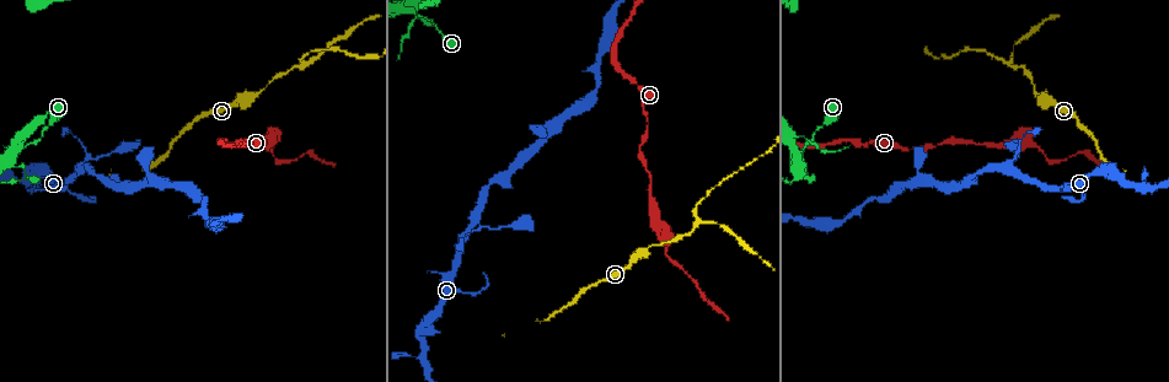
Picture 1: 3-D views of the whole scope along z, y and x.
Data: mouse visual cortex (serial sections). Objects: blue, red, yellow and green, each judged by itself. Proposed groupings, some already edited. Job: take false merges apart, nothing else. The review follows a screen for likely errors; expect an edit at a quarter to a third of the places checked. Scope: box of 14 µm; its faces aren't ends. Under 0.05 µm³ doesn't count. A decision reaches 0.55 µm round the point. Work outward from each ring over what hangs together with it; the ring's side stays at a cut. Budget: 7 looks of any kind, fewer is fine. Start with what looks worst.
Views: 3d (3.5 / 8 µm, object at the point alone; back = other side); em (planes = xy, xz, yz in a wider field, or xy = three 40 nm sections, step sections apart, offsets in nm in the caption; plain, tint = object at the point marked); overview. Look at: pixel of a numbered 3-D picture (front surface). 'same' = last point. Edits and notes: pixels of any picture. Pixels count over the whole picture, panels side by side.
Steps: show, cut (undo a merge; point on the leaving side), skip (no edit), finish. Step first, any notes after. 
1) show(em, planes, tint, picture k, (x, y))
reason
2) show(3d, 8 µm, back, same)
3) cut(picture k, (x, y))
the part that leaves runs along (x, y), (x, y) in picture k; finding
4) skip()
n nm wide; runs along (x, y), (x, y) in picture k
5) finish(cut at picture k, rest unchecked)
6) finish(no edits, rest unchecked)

show(3d, 8 µm, picture 1, (1010, 66))
three-way junction

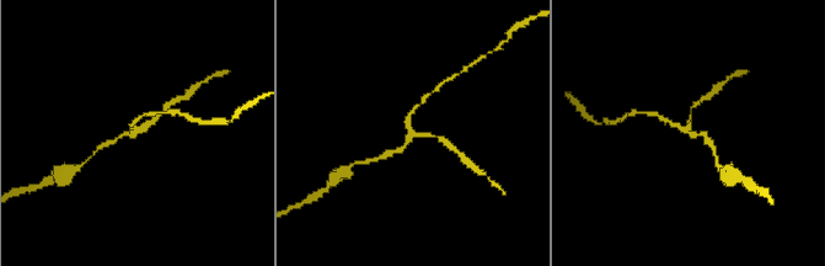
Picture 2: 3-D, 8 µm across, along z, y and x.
show(em, xy, step 3, tint, picture 2, (690, 132))
3 arms; arms of 100, 150, 150 nm

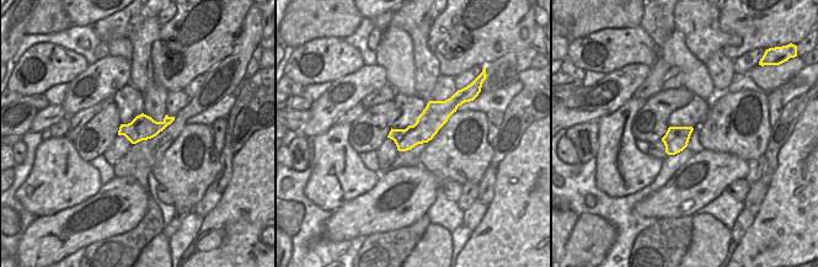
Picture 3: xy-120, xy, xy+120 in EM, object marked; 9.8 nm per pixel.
skip()
runs along (456, 102), (418, 133), (393, 135) in picture 3; continuous, no second cell

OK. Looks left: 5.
show(3d, 8 µm, picture 1, (275, 141))
abrupt turn

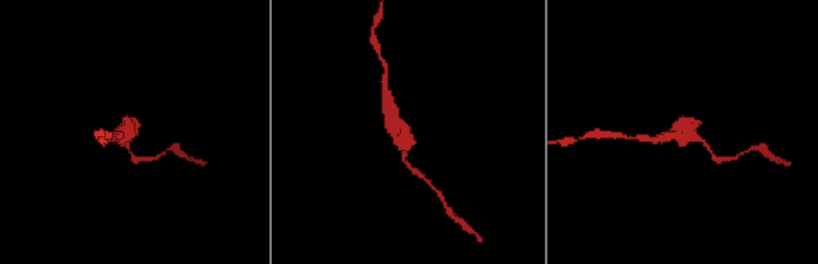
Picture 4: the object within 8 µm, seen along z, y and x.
show(em, planes, tint, picture 4, (694, 133))

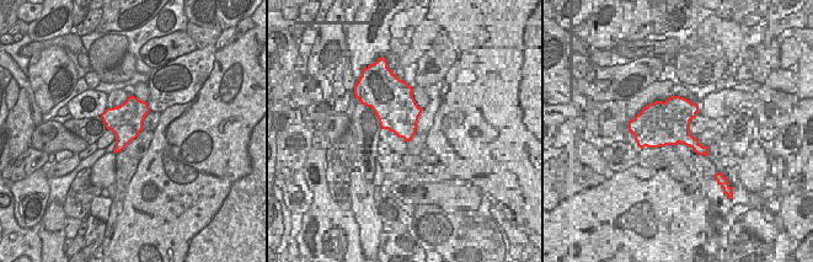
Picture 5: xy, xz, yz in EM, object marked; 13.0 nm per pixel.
skip()
arms of 150, 300 nm; runs along (390, 117), (410, 166) in picture 4; one cell here

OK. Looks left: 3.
show(3d, 3.5 µm, picture 1, (797, 152))
three-way junction

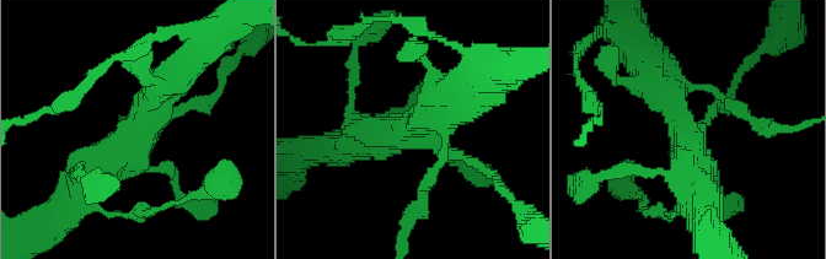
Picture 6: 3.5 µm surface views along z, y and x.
show(em, xy, step 5, plain, picture 6, (147, 129))
need the tissue

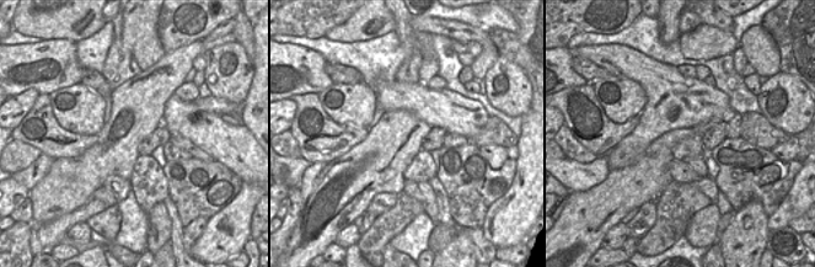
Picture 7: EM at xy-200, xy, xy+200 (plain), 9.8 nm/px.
show(em, xy, step 5, tint, same)
with the object marked

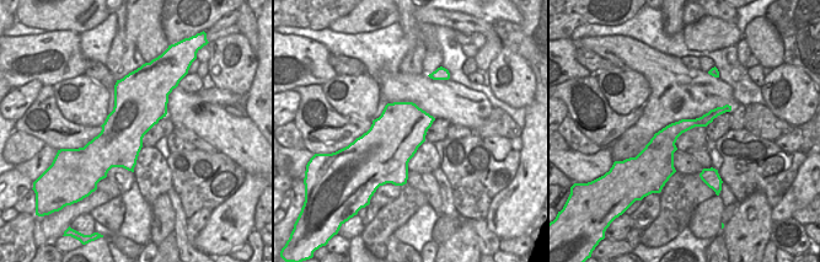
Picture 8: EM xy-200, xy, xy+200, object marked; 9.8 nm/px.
skip()
500 nm wide; runs along (484, 171), (420, 130), (446, 90) in picture 6; one cell here

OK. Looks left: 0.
finish(no edits, rest unchecked)

